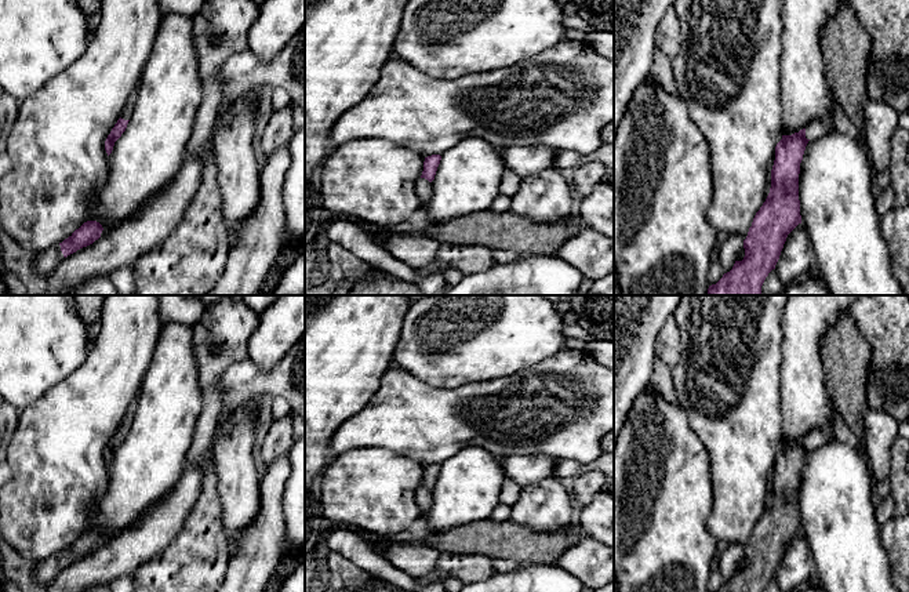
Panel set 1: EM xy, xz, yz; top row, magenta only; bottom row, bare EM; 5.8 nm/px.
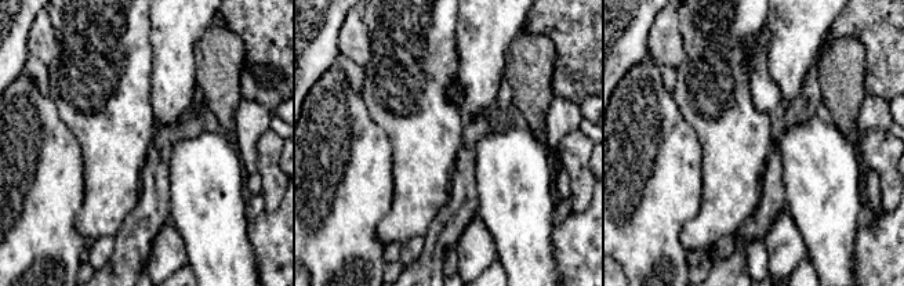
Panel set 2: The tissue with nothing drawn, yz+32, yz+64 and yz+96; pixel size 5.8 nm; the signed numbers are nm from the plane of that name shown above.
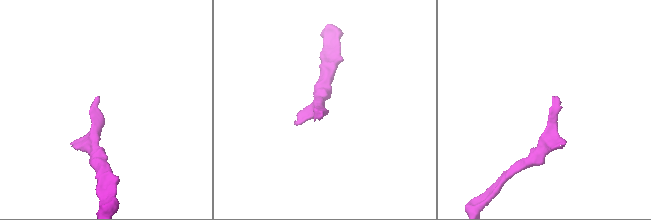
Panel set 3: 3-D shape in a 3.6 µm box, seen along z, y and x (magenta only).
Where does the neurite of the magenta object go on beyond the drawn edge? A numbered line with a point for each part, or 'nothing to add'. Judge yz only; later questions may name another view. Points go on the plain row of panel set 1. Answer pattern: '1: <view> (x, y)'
1: yz (815, 438)

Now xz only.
1: xz (424, 497)

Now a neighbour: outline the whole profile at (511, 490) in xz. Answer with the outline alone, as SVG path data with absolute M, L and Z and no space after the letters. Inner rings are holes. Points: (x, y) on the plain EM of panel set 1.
M506 477L499 493L499 502L512 506L520 497L523 487L510 477Z

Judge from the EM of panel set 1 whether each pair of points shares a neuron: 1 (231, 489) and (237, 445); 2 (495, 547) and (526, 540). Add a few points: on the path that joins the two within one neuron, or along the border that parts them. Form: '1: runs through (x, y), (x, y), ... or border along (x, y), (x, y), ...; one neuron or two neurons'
1: runs through (235, 478), (235, 456); one neuron
2: runs through (502, 541), (519, 541); one neuron

